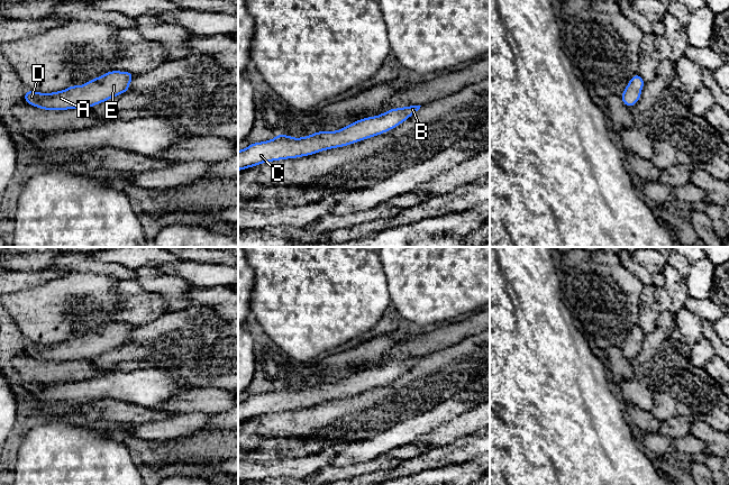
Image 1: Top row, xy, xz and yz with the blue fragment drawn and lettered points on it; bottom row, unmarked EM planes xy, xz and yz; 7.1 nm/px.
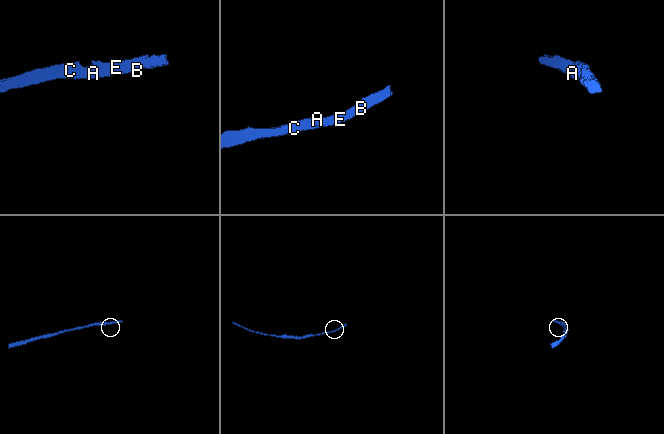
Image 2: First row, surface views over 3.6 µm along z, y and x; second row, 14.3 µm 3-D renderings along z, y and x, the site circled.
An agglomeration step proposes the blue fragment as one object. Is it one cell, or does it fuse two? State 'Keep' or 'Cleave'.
Keep

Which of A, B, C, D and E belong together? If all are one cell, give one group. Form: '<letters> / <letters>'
A B C D E

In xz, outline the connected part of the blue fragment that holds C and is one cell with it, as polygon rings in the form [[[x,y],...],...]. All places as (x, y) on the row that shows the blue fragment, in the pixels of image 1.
[[[408,106],[389,109],[384,113],[359,119],[336,131],[316,131],[301,138],[279,134],[271,140],[253,143],[245,149],[238,150],[238,171],[266,162],[310,156],[379,136],[401,125],[420,107]]]

